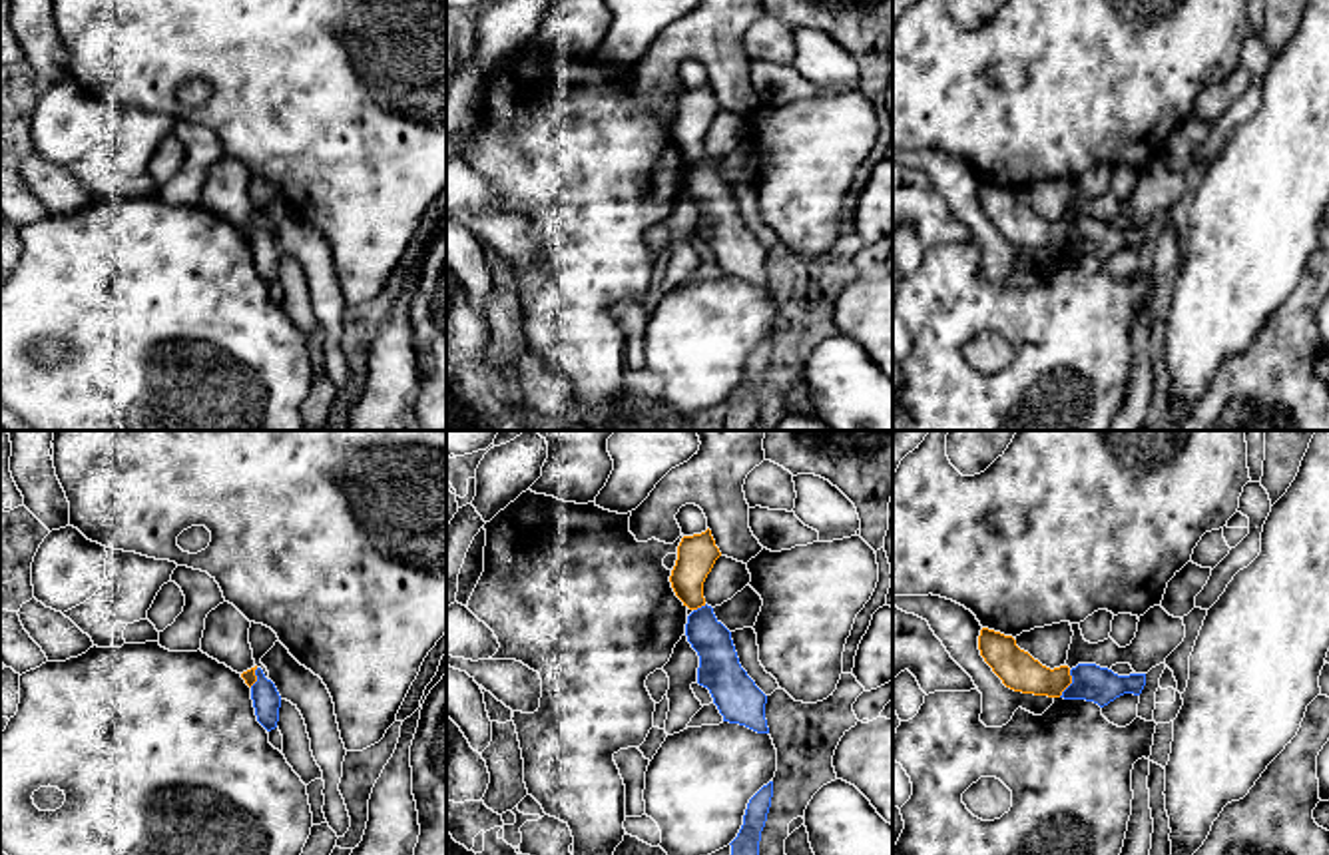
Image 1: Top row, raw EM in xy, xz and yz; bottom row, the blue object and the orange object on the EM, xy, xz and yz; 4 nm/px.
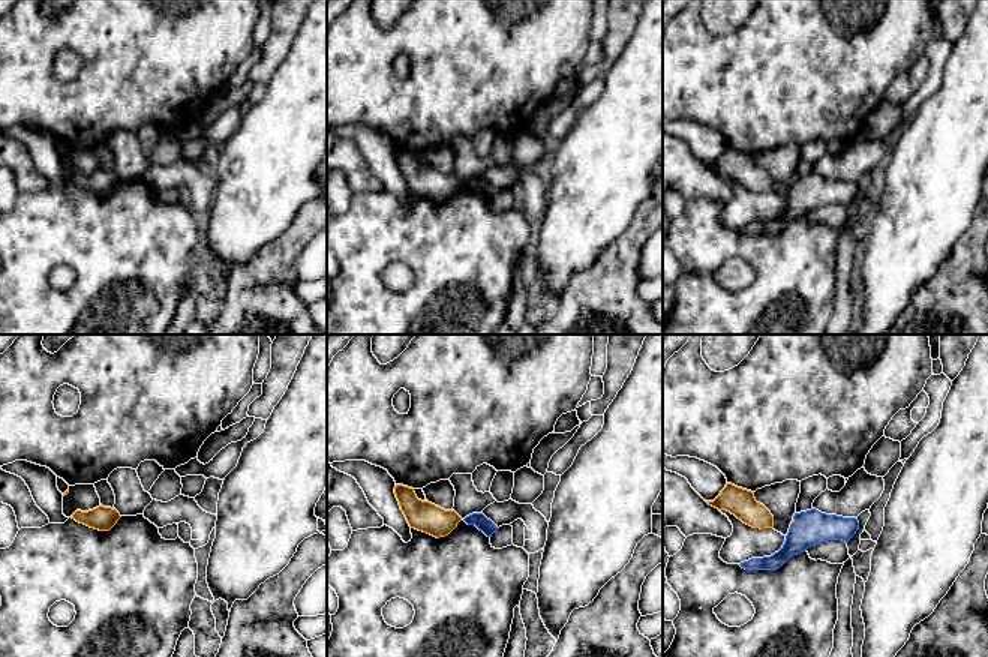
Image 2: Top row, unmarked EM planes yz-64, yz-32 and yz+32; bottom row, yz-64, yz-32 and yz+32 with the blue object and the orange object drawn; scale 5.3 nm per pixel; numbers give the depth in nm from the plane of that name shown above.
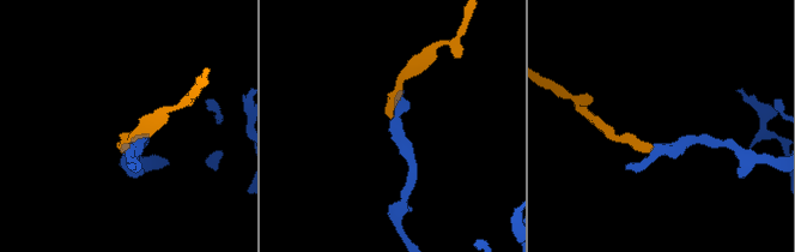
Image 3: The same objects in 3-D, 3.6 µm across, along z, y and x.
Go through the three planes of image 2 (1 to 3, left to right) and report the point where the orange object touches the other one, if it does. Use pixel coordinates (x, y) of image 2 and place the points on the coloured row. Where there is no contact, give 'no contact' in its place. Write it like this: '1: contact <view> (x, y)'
1: no contact
2: no contact
3: contact yz+32 (795, 521)

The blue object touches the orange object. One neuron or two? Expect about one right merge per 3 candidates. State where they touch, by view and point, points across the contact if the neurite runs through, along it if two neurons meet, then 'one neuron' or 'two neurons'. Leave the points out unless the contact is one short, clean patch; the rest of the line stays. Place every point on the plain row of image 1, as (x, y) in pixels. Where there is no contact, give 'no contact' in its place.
meets blue in yz at (1070, 238); border along yz (1070, 224), (1070, 236), (1059, 250); two neurons

